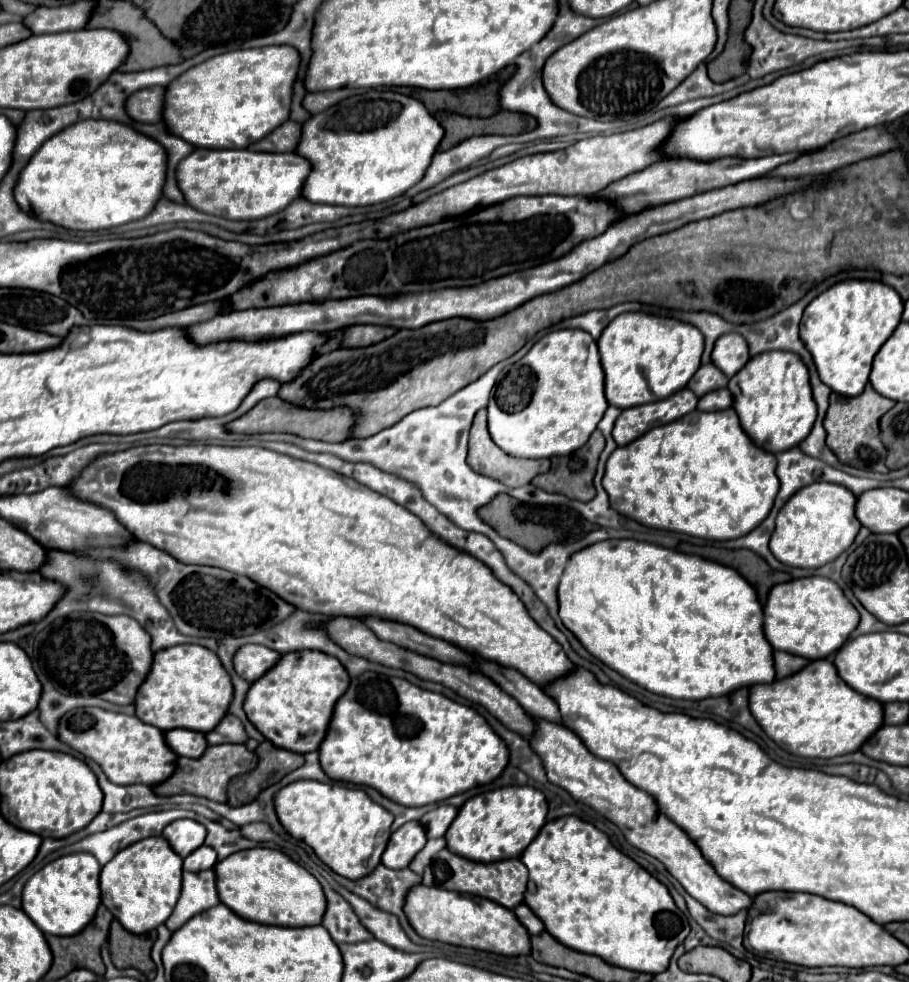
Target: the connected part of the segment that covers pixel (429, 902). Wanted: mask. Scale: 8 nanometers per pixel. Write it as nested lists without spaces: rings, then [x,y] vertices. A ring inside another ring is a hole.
[[[421,884],[411,888],[411,894],[407,894],[405,914],[411,926],[415,928],[415,932],[427,940],[485,950],[501,956],[531,954],[531,936],[523,928],[523,924],[519,924],[515,912],[487,898],[457,894],[443,888],[429,888]]]

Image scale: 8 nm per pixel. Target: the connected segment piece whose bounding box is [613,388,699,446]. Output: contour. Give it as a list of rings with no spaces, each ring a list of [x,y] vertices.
[[[683,388],[665,400],[641,404],[635,408],[625,408],[613,428],[613,438],[615,438],[617,446],[625,446],[625,444],[637,440],[651,428],[679,420],[681,416],[695,410],[697,400],[699,398],[689,388]]]

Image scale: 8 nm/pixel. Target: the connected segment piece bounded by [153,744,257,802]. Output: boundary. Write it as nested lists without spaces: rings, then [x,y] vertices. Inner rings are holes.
[[[219,744],[219,746],[209,746],[207,752],[199,760],[191,758],[179,758],[177,770],[169,780],[163,784],[155,786],[155,794],[159,796],[175,796],[175,794],[193,794],[217,802],[227,802],[227,786],[229,780],[235,776],[243,776],[251,772],[257,766],[257,754],[249,752],[247,746],[243,744]]]

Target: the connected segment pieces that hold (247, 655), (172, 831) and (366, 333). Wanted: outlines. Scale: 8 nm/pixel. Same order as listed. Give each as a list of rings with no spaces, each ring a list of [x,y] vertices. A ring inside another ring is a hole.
[[[247,644],[239,648],[235,654],[235,670],[239,676],[243,676],[247,682],[259,680],[265,672],[269,672],[277,662],[281,654],[259,644]]]
[[[175,820],[163,830],[163,838],[171,844],[171,848],[181,856],[189,856],[193,850],[203,846],[205,842],[205,826],[195,820]]]
[[[349,326],[347,336],[343,338],[345,348],[361,348],[367,344],[377,344],[385,336],[395,334],[395,328],[383,328],[383,326]]]

